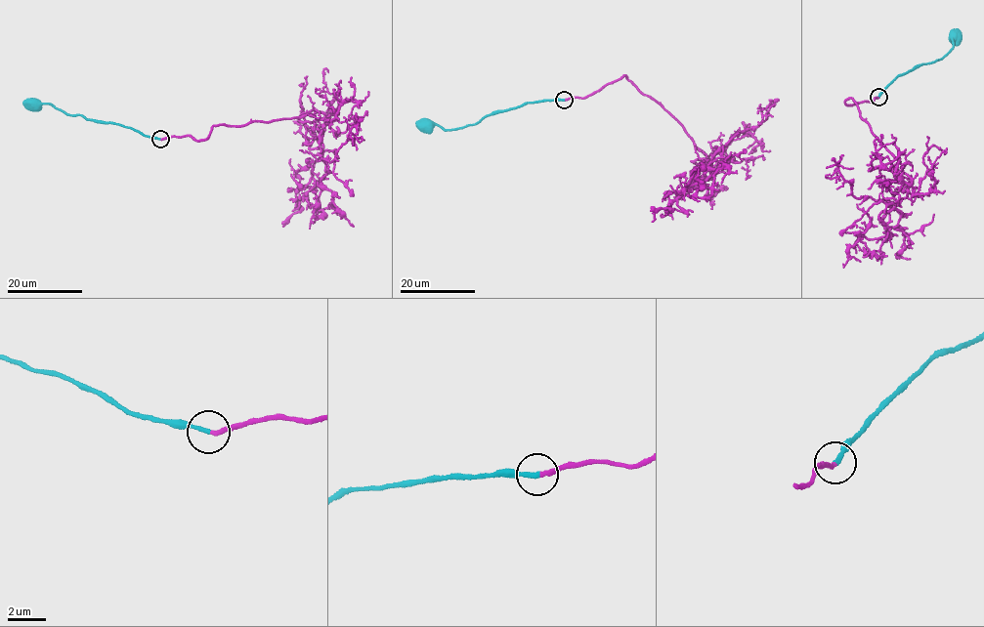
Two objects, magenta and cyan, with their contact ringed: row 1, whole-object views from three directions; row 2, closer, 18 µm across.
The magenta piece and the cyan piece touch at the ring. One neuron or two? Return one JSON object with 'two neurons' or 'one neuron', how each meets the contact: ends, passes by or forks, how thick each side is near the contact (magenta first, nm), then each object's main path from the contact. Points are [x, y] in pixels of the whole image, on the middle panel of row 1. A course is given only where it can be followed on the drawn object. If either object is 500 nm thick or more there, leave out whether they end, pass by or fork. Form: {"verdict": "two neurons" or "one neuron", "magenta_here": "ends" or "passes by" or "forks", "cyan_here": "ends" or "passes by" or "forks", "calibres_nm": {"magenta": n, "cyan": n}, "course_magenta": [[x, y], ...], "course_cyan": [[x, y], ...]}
{"verdict": "one neuron", "magenta_here": "ends", "cyan_here": "ends", "calibres_nm": {"magenta": 240, "cyan": 240}, "course_magenta": [[565, 100], [623, 75], [718, 163], [694, 182], [728, 160], [708, 166], [727, 168], [721, 183]], "course_cyan": [[564, 100], [526, 103], [492, 111], [463, 127], [446, 129], [435, 124], [428, 130], [425, 127]]}

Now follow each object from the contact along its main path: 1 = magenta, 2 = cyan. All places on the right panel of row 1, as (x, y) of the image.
1: (878, 98), (844, 101), (913, 182), (898, 205), (864, 212), (848, 252), (860, 262)
2: (878, 97), (897, 75), (917, 65), (941, 59), (952, 47), (952, 38), (959, 39), (957, 37)

